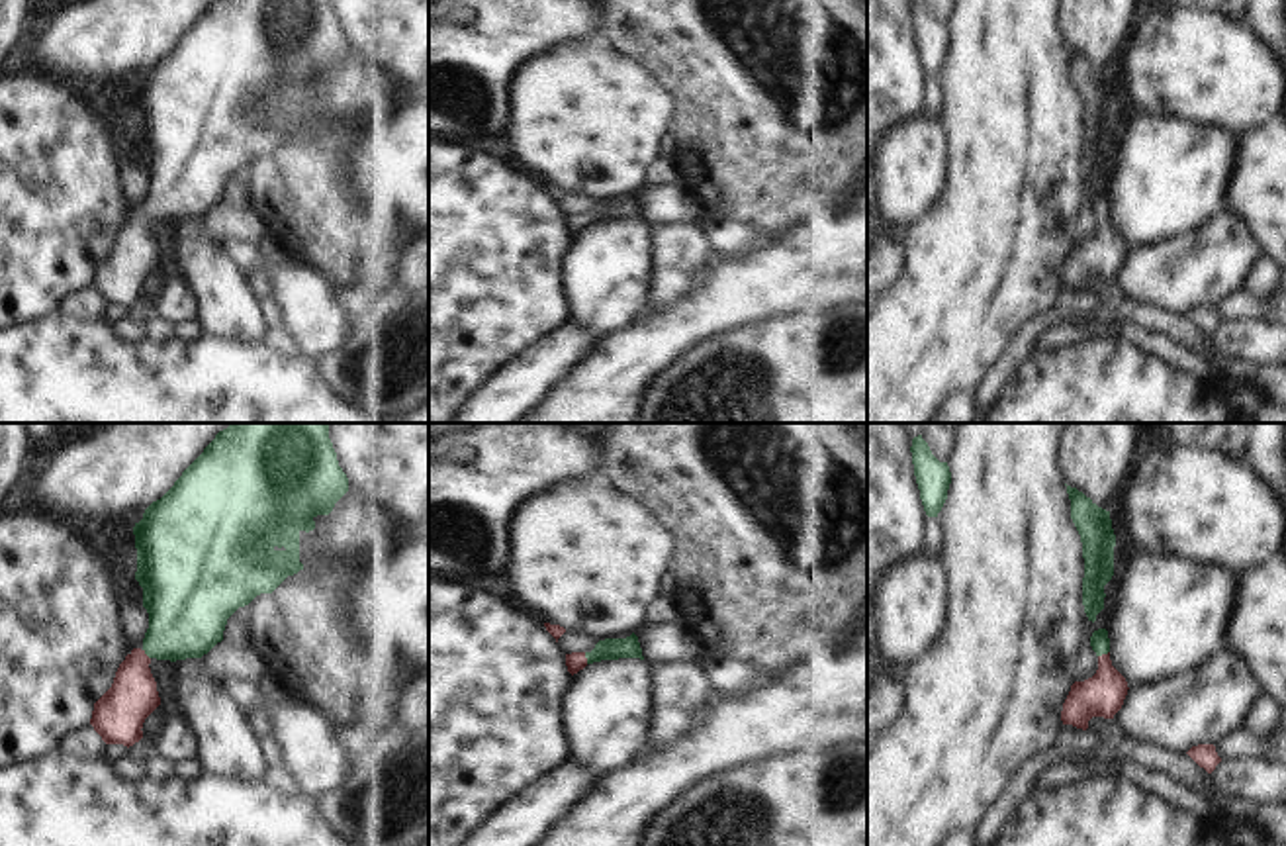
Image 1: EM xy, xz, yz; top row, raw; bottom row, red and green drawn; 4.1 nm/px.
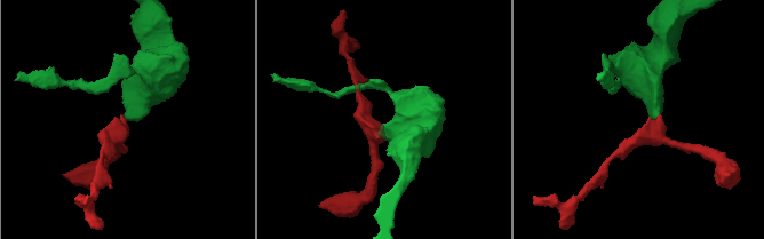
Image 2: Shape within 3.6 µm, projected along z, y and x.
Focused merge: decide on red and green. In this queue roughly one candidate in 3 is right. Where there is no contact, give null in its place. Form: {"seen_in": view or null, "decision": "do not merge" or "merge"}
{"seen_in": "xz", "decision": "merge"}

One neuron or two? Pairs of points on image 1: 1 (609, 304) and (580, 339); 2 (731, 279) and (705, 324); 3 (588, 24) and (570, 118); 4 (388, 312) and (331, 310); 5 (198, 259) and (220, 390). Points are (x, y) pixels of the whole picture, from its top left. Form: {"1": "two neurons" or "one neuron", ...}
{"1": "two neurons", "2": "one neuron", "3": "two neurons", "4": "two neurons", "5": "two neurons"}

